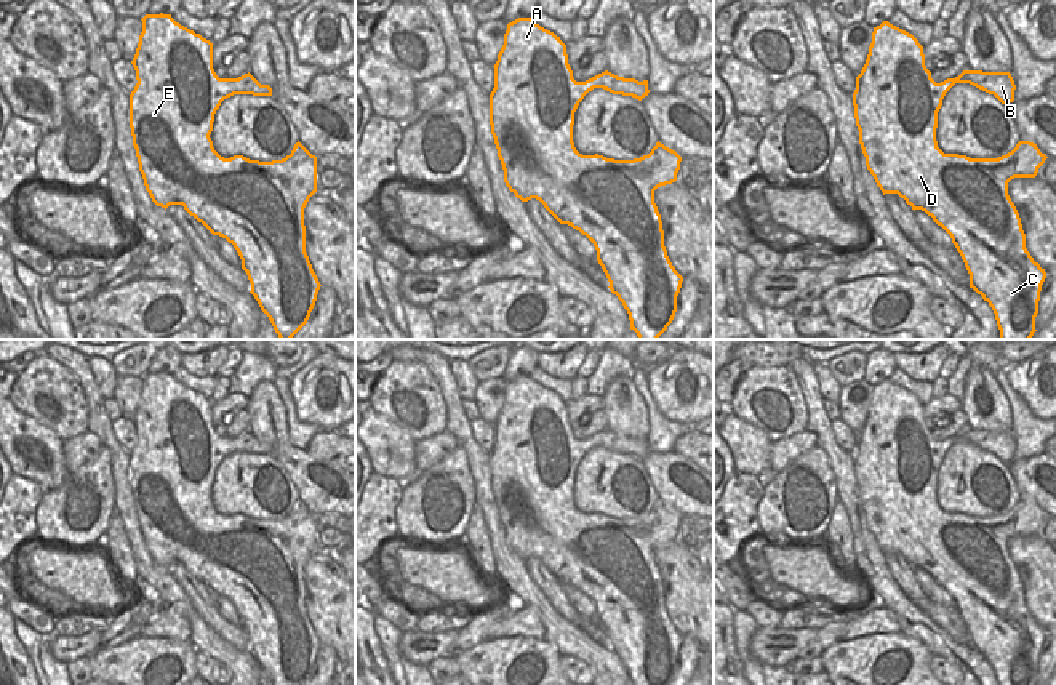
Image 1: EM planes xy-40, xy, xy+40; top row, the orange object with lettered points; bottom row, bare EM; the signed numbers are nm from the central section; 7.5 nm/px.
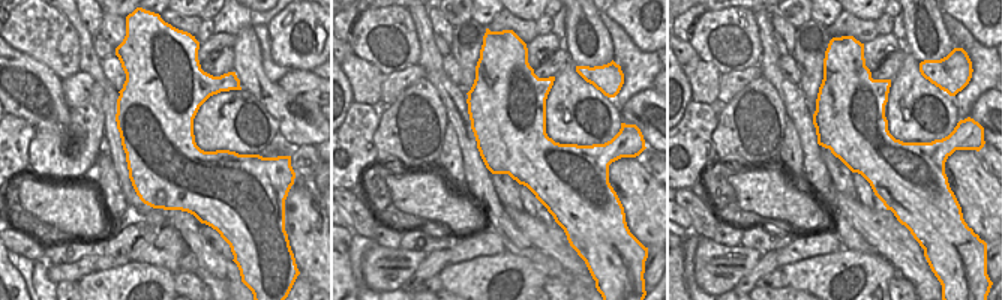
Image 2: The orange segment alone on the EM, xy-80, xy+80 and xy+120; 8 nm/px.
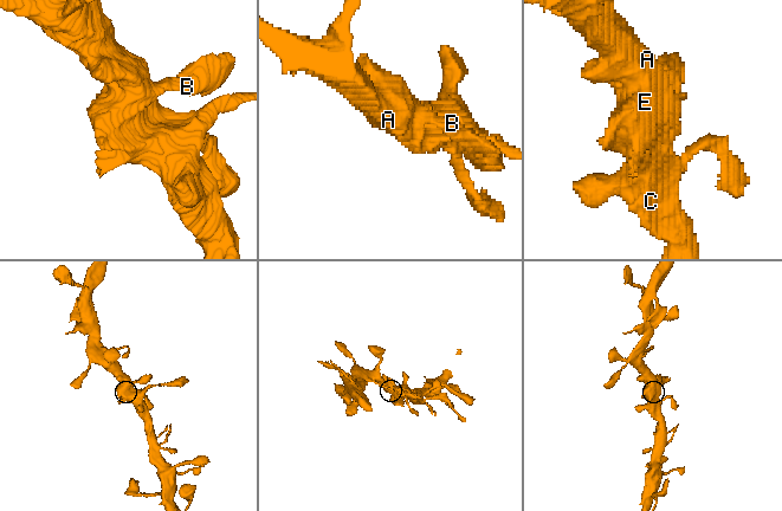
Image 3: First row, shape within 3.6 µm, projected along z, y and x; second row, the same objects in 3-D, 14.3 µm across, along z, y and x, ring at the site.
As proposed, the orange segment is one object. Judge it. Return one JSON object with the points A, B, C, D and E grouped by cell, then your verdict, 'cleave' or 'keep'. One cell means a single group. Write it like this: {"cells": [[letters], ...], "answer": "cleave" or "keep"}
{"cells": [["A", "B", "C", "D", "E"]], "answer": "keep"}

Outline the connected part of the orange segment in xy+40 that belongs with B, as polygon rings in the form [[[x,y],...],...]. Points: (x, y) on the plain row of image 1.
[[[888,379],[874,386],[869,413],[853,451],[866,525],[883,554],[898,552],[914,570],[925,570],[950,594],[970,632],[970,647],[989,661],[997,685],[1035,685],[1046,631],[1026,607],[1026,592],[1008,554],[1008,541],[1014,536],[1035,536],[1048,515],[1030,499],[1019,499],[998,517],[944,512],[936,499],[938,471],[955,442],[970,442],[1005,464],[1014,459],[1016,443],[1010,431],[963,429],[955,437],[936,442],[925,424],[923,405],[912,392]]]

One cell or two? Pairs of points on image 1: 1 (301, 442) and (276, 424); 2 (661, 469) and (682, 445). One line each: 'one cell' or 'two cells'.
1: two cells
2: two cells

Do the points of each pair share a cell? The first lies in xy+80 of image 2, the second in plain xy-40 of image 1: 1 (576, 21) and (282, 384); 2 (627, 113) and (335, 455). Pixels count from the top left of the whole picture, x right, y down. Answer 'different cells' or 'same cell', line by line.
1: different cells
2: different cells

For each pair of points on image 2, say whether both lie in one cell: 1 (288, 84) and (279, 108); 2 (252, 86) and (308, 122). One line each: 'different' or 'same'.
1: different
2: same

